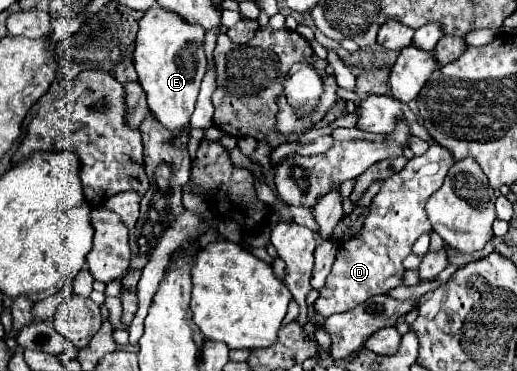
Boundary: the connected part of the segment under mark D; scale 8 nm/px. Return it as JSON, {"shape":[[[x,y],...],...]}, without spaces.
{"shape":[[[432,143],[424,155],[412,157],[402,171],[384,181],[382,189],[370,203],[370,215],[364,219],[362,231],[338,247],[332,271],[314,303],[318,315],[330,317],[334,313],[346,313],[364,303],[368,297],[388,293],[390,289],[402,285],[406,273],[402,261],[412,253],[414,241],[422,233],[432,231],[424,205],[428,197],[442,185],[452,165],[452,155],[438,143]]]}

